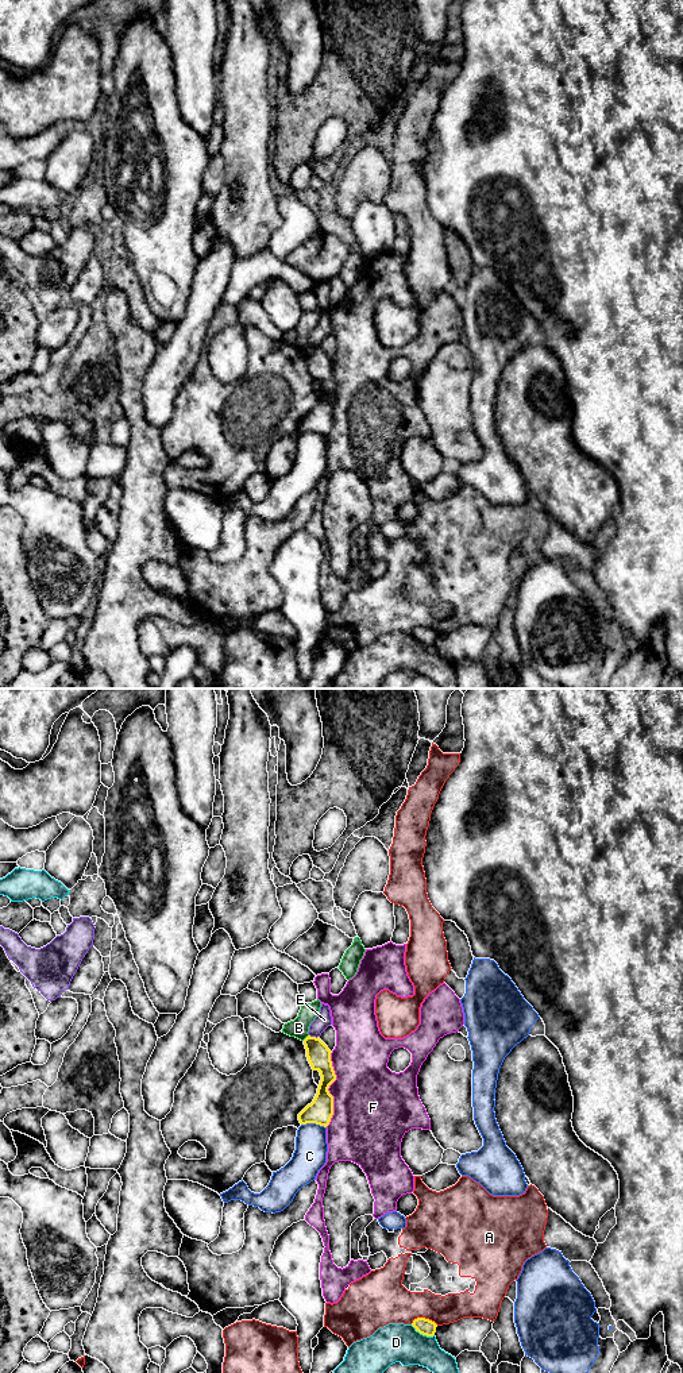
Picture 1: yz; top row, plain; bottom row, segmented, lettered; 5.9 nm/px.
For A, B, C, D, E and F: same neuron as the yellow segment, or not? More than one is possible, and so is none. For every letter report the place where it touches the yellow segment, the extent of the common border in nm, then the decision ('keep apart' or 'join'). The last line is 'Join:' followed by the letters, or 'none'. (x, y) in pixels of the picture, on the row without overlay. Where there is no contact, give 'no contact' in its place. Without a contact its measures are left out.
A: contact yz (424, 627); length 170 nm; keep apart
B: contact yz (307, 346); length 50 nm; keep apart
C: contact yz (313, 431); length 150 nm; keep apart
D: contact yz (423, 643); length 160 nm; keep apart
E: contact yz (313, 346); length 60 nm; keep apart
F: contact yz (327, 398); length 440 nm; keep apart
Join: none

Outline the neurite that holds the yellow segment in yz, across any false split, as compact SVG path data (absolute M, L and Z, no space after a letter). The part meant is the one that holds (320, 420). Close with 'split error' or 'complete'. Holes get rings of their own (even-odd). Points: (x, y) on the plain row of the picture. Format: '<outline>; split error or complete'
M308 344L304 354L308 370L313 379L320 381L321 389L313 410L298 423L298 429L301 433L316 432L327 436L333 424L333 405L328 397L336 389L331 370L332 360L319 346Z; complete

